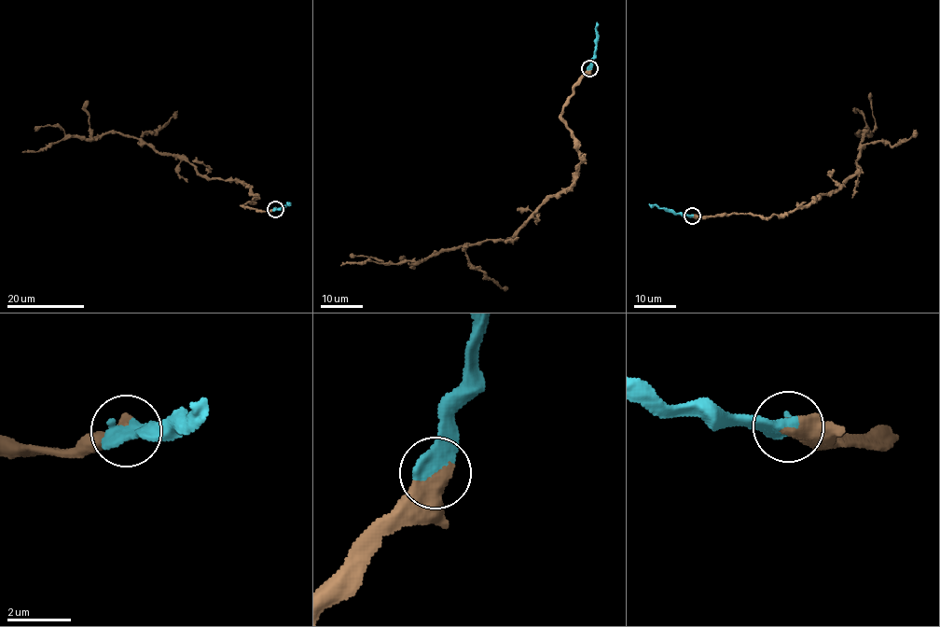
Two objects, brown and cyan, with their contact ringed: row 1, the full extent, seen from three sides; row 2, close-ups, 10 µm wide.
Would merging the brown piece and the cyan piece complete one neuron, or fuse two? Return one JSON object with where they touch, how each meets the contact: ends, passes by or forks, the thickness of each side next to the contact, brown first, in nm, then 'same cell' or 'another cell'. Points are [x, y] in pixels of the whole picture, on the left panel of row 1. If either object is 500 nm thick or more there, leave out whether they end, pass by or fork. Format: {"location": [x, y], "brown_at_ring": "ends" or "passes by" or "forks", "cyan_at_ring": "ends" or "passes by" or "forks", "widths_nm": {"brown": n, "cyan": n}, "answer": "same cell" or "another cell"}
{"location": [275, 209], "widths_nm": {"brown": 650, "cyan": 650}, "answer": "same cell"}

